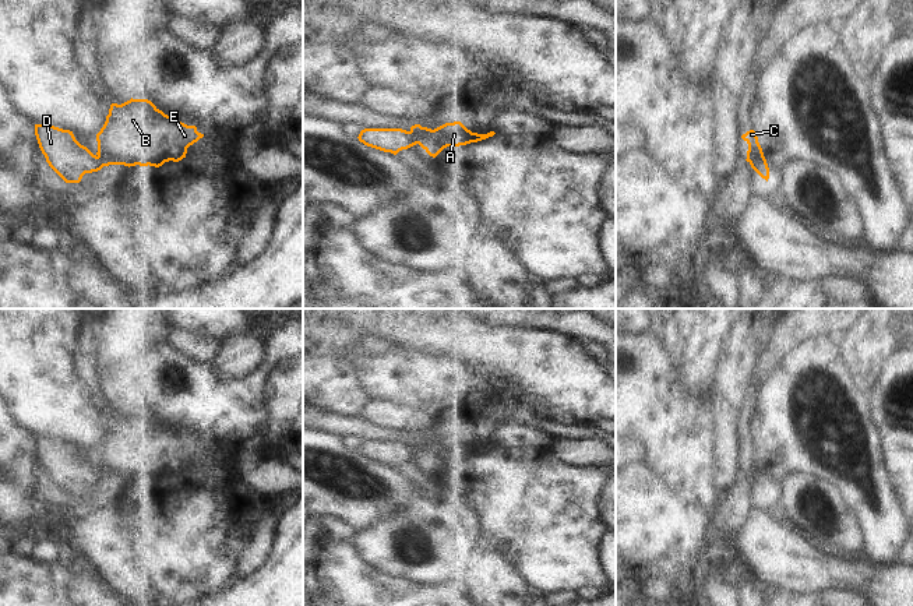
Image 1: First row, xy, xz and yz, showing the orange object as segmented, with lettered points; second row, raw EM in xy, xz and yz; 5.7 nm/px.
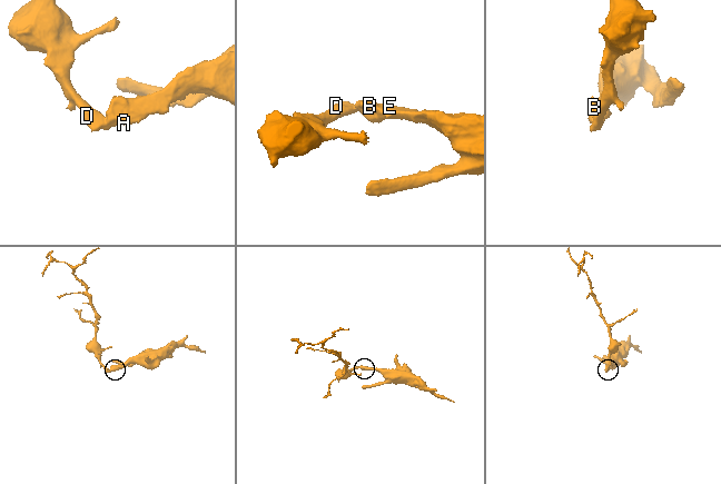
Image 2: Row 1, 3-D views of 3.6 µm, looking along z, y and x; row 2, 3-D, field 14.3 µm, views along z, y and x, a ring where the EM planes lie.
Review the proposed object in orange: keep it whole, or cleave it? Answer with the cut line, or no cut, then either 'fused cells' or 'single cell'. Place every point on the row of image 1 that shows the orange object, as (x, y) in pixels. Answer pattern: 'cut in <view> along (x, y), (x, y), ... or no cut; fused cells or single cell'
cut in xz along (411, 130), (418, 143); fused cells

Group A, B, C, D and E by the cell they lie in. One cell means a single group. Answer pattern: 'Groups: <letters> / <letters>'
Groups: A B C E / D

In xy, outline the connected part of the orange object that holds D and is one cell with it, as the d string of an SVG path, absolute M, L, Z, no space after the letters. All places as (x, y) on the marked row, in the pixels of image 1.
M35 124L35 135L46 162L66 183L80 183L85 173L98 172L105 166L70 130Z

